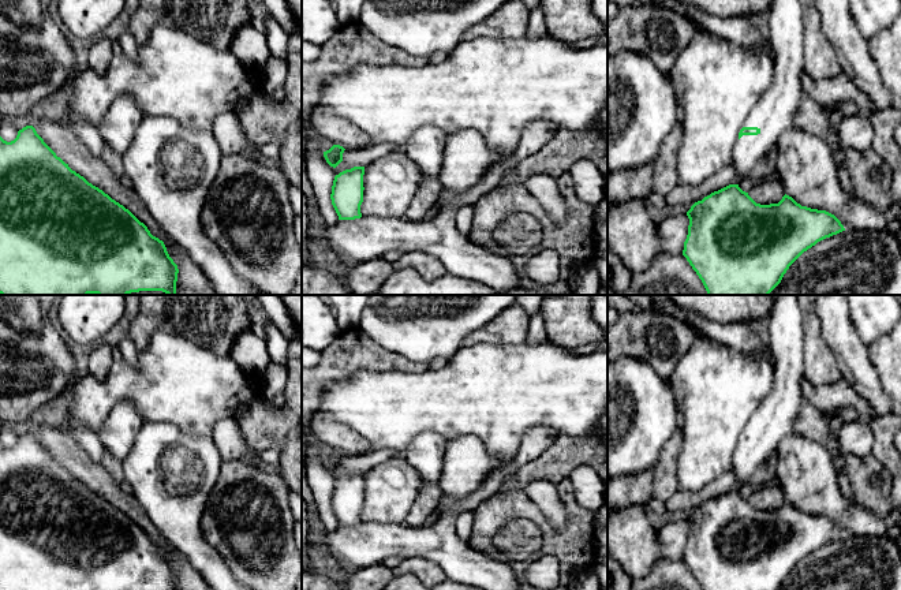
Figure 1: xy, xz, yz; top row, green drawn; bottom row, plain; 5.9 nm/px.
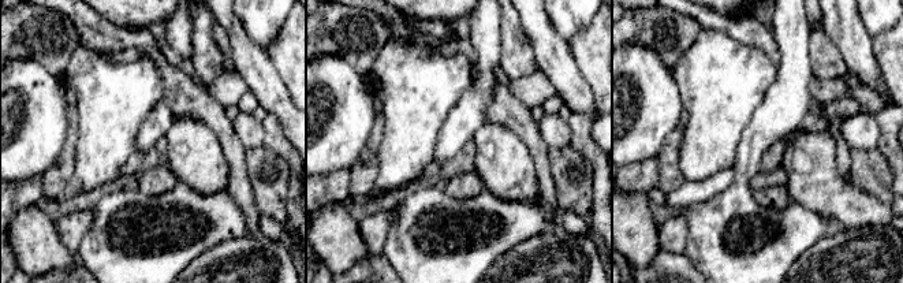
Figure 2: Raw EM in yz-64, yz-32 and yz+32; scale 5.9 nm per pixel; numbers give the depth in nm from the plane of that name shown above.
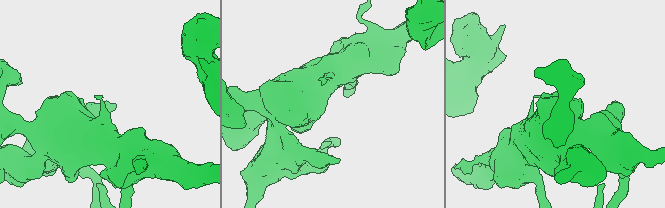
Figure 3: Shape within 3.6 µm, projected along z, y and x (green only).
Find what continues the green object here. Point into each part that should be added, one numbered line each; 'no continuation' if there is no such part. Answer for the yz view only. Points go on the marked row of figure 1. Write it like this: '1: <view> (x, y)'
1: yz (774, 112)

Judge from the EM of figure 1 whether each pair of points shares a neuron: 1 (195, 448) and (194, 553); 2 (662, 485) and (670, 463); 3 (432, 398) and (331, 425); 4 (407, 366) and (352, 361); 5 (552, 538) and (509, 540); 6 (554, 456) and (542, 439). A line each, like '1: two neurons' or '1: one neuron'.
1: one neuron
2: one neuron
3: two neurons
4: one neuron
5: two neurons
6: two neurons

